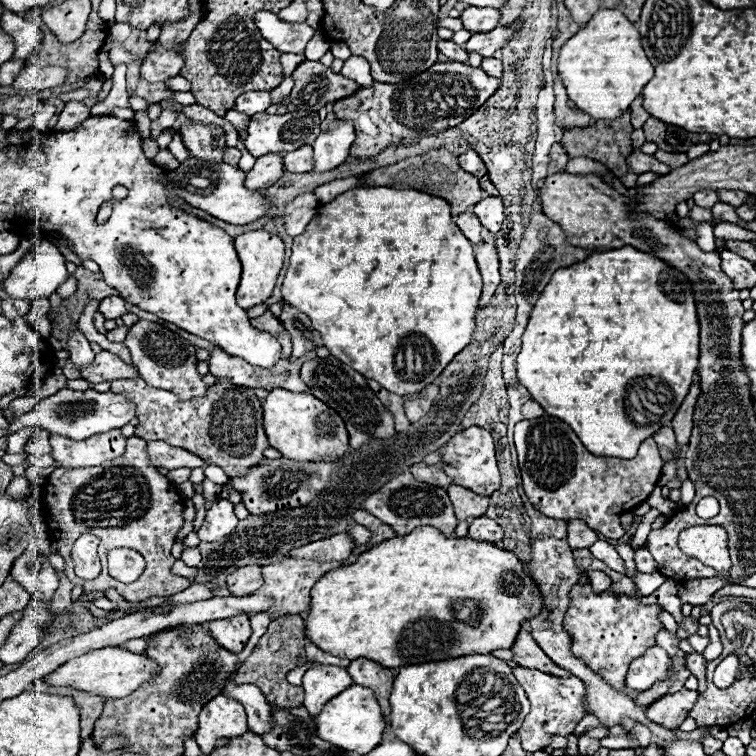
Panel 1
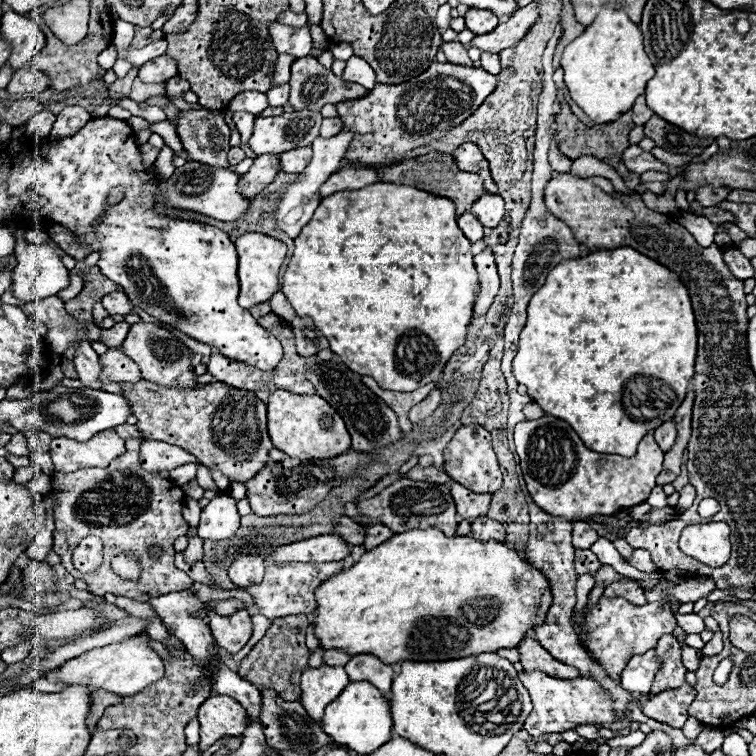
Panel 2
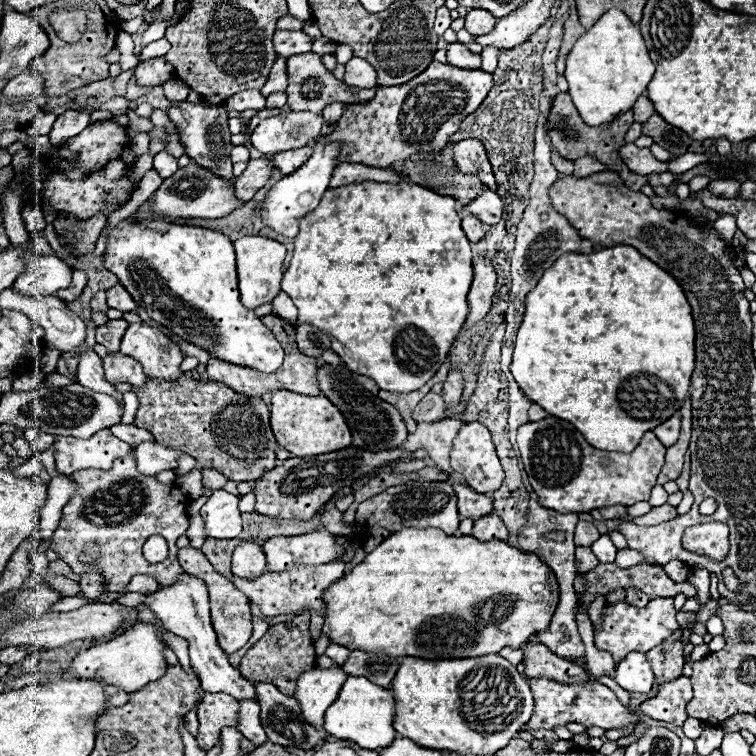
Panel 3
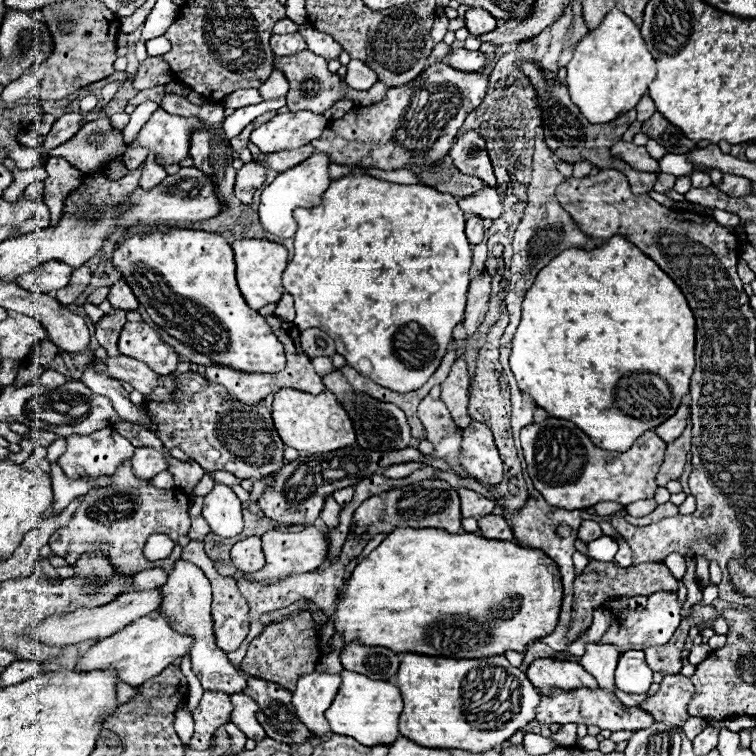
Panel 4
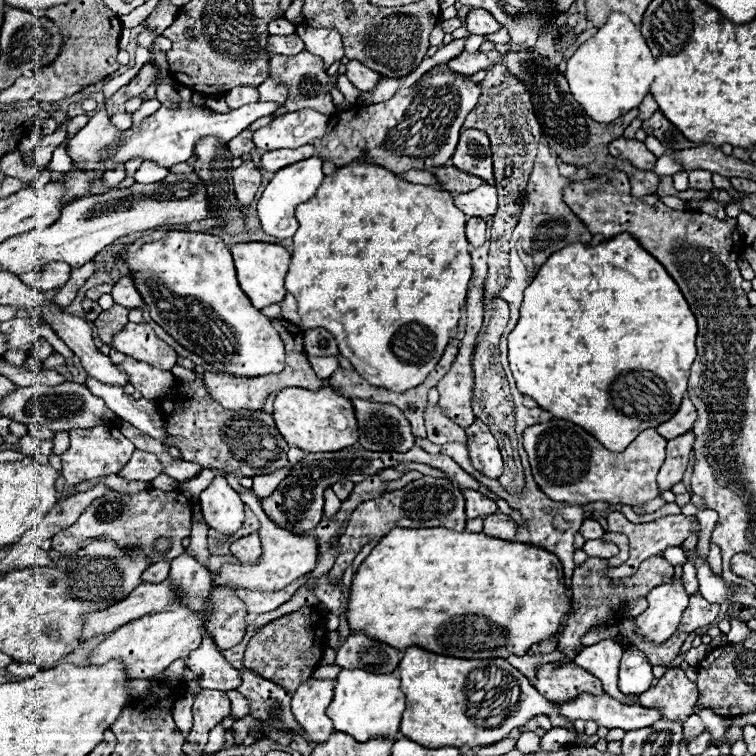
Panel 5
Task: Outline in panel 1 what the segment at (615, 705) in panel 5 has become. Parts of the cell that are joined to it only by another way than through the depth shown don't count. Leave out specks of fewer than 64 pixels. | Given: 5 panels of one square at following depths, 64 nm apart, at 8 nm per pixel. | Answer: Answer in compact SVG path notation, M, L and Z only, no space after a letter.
M514 666L512 674L518 678L520 686L526 692L526 698L530 702L530 712L524 718L522 726L518 728L518 736L522 740L522 748L526 752L540 752L546 746L550 746L552 736L568 736L576 728L576 724L586 716L584 710L584 684L582 680L570 676L570 678L558 678L544 674L540 670Z

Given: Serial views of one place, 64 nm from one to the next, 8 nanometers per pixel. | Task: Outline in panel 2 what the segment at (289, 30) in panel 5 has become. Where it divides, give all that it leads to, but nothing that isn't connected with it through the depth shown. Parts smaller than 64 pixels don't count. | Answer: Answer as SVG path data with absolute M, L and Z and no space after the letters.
M288 8L278 14L278 22L288 24L288 26L306 26L306 12L292 12Z

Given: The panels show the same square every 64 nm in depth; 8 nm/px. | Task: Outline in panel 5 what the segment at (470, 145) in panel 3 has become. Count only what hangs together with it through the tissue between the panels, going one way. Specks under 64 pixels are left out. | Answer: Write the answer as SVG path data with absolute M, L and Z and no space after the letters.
M464 130L460 134L456 152L452 154L452 162L458 170L470 172L474 176L482 176L488 184L494 184L492 176L492 156L490 156L490 142L486 132L482 130Z

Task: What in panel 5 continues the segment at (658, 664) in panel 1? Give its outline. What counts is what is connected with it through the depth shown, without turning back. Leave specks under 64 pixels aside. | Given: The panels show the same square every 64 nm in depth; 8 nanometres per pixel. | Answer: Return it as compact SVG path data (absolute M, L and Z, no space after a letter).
M628 648L620 660L618 688L624 694L642 694L650 688L652 678L652 666L648 664L646 654L636 648Z

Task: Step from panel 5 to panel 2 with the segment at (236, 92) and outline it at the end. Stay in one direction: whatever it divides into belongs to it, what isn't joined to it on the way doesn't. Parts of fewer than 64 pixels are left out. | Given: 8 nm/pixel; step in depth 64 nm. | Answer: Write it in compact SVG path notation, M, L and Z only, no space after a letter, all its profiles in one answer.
M240 92L228 104L228 110L232 112L250 112L254 116L258 116L266 108L268 108L268 100L266 100L266 94L262 92Z

